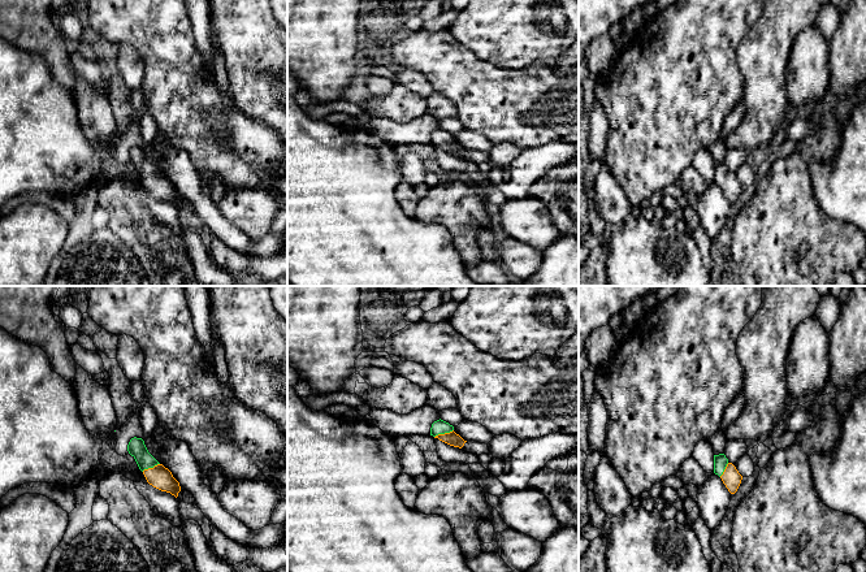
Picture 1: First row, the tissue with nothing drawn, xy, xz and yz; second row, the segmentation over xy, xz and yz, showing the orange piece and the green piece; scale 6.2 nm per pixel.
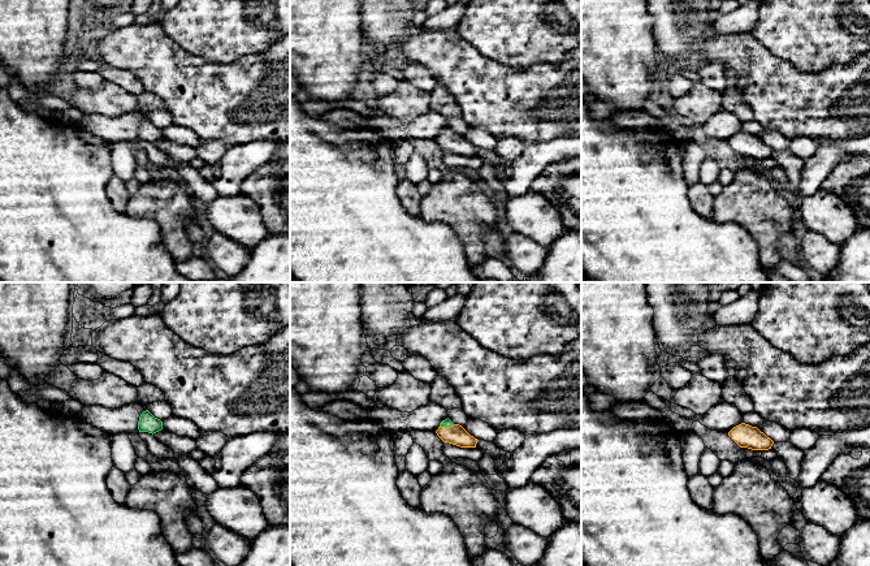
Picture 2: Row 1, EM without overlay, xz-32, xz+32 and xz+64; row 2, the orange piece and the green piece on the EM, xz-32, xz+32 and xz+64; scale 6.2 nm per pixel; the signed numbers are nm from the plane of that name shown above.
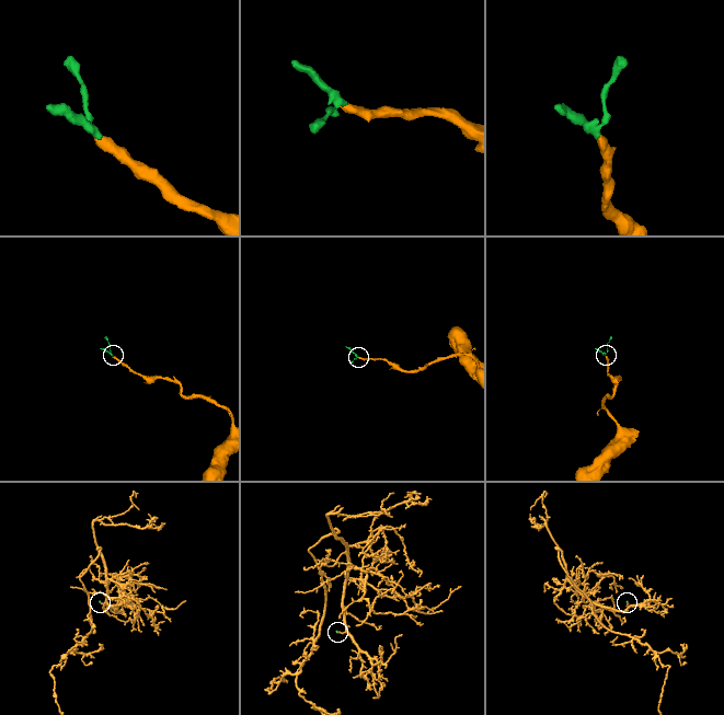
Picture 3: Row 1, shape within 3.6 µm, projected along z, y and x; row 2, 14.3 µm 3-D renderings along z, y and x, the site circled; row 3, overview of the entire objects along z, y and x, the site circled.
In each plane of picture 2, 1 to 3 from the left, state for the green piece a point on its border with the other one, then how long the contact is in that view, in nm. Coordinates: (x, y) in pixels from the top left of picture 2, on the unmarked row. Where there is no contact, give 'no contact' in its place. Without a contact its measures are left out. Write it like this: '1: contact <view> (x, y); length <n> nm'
1: no contact
2: contact xz+32 (446, 135); length 100 nm
3: no contact

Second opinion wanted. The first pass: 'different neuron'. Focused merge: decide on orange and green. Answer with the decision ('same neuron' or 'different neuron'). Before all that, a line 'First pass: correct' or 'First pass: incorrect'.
First pass: incorrect
same neuron

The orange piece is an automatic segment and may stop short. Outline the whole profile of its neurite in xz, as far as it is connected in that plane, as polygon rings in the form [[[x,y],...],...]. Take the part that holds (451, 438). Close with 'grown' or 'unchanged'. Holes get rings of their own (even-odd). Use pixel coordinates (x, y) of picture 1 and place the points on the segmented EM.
[[[437,420],[432,424],[430,436],[438,438],[440,441],[462,448],[467,441],[464,441],[459,434],[454,432],[454,426],[443,420]]]; grown

